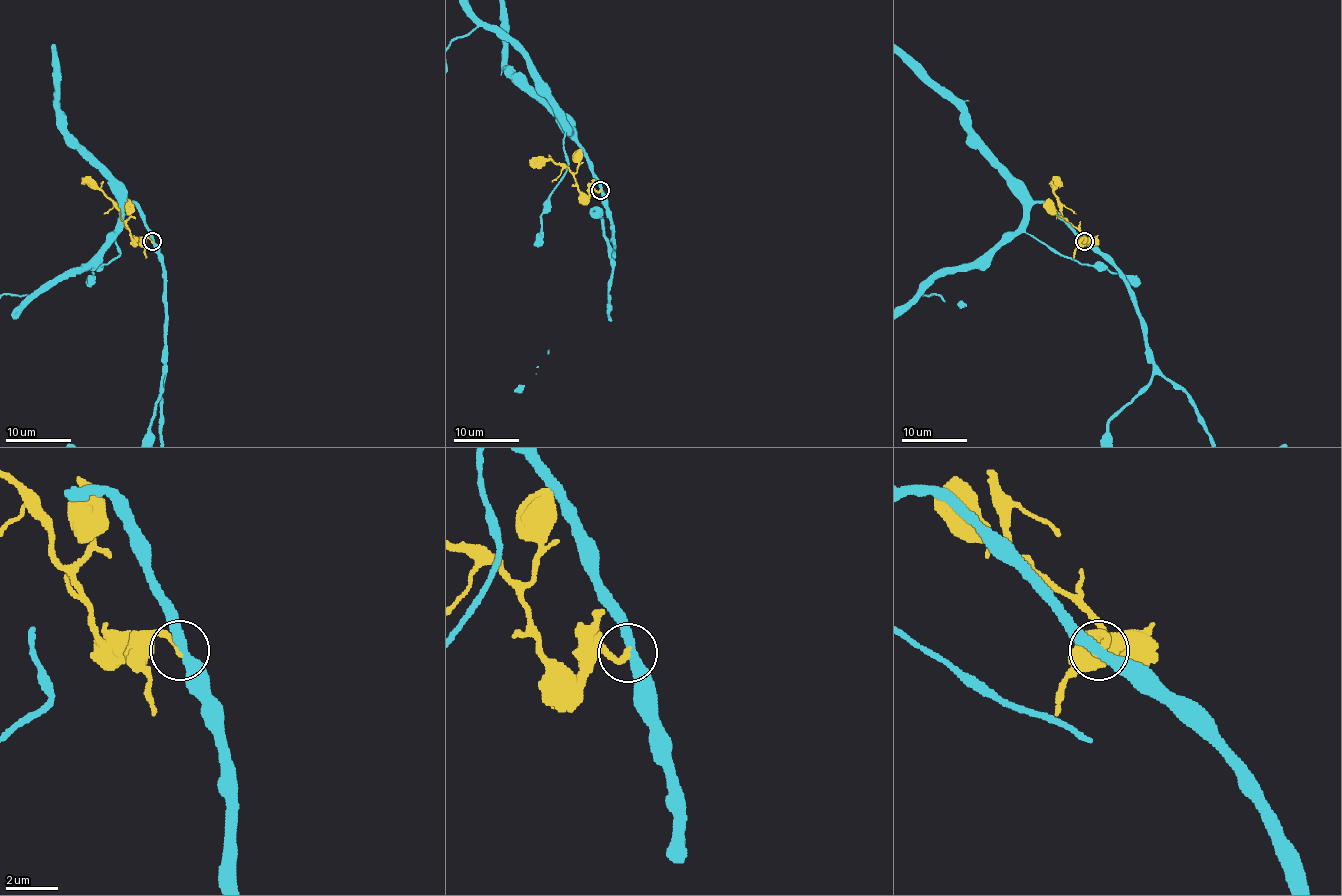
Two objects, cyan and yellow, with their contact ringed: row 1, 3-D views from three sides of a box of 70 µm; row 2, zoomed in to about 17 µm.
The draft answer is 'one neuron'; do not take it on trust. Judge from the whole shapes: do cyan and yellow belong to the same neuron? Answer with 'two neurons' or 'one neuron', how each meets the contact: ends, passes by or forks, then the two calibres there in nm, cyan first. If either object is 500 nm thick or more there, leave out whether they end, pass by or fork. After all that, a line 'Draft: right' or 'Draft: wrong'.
two neurons | cyan passes by | yellow ends | 360/240 nm
Draft: wrong

